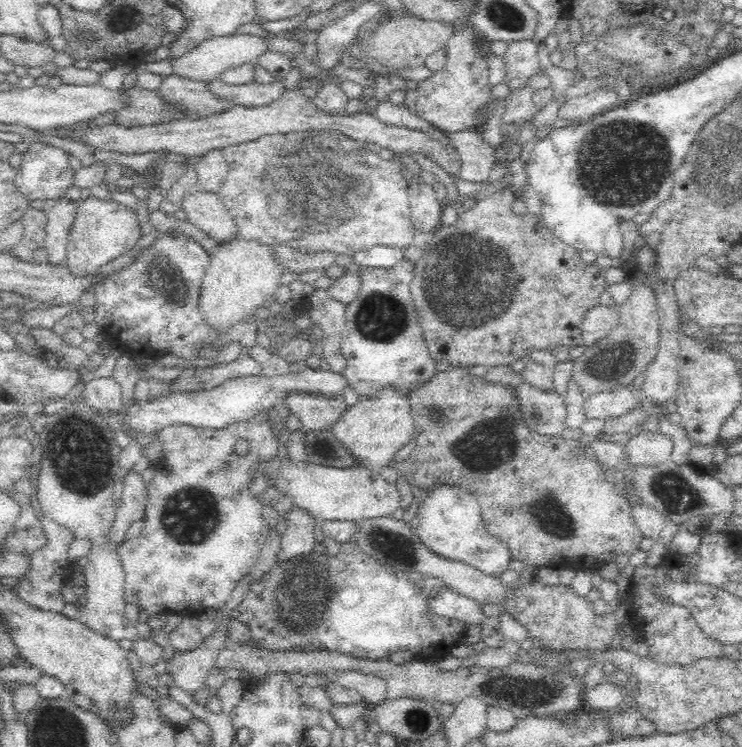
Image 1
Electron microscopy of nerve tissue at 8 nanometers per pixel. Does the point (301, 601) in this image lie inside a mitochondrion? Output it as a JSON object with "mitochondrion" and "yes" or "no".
{"mitochondrion":"yes"}

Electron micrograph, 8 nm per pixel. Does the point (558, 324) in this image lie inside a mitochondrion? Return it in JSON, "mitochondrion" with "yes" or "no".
{"mitochondrion":"no"}

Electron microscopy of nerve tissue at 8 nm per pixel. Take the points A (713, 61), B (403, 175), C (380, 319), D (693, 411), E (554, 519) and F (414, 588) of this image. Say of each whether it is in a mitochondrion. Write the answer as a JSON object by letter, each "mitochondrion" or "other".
{"A":"other","B":"other","C":"mitochondrion","D":"other","E":"mitochondrion","F":"other"}

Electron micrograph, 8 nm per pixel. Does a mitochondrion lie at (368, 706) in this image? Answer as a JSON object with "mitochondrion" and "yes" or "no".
{"mitochondrion":"no"}

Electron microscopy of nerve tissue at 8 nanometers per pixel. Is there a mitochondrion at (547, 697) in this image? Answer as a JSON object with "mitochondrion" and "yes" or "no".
{"mitochondrion":"yes"}

